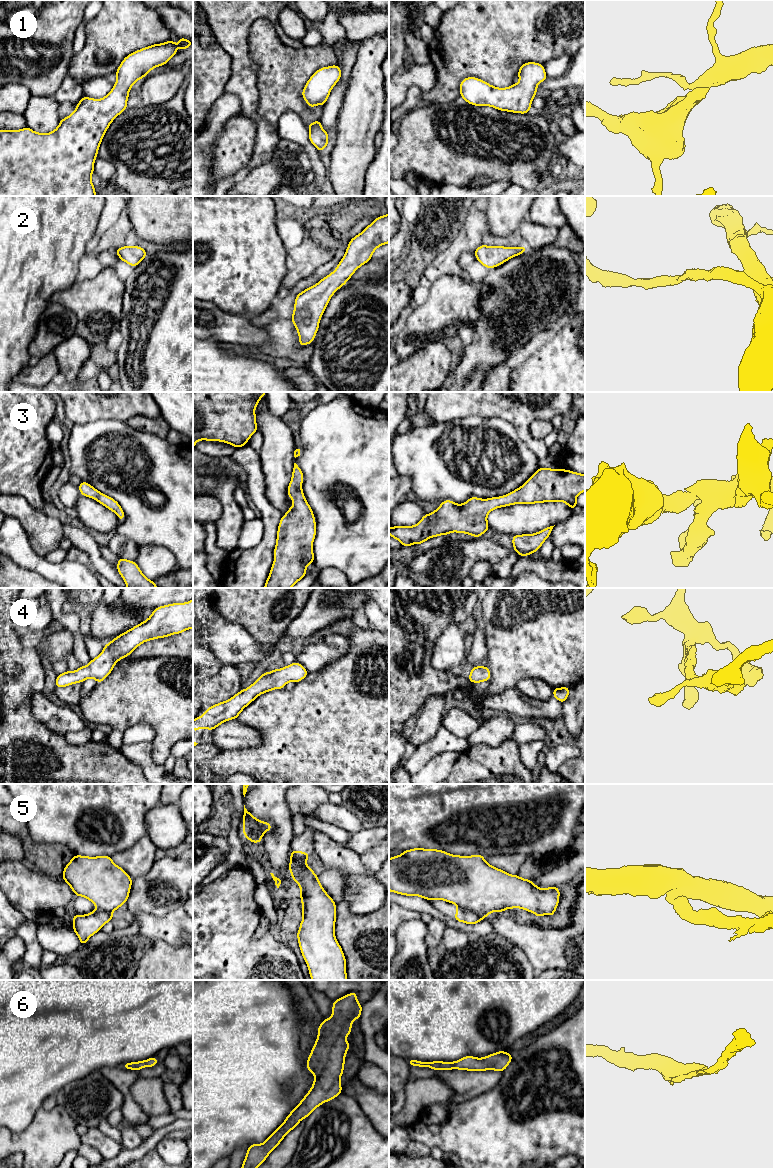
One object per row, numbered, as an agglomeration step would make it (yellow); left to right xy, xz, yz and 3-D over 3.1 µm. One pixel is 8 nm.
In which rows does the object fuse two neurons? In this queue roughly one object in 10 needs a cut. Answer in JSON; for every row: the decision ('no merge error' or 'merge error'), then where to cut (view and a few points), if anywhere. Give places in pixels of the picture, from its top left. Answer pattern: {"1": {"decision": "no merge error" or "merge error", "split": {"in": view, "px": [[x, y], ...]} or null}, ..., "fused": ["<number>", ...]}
{"1": {"decision": "no merge error", "split": null}, "2": {"decision": "no merge error", "split": null}, "3": {"decision": "no merge error", "split": null}, "4": {"decision": "no merge error", "split": null}, "5": {"decision": "merge error", "split": {"in": "yz", "px": [[458, 906], [485, 916]]}}, "6": {"decision": "no merge error", "split": null}, "fused": ["5"]}

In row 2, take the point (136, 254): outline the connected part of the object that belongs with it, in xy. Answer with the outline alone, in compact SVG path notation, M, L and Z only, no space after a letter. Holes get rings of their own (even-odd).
M126 245L114 251L119 256L120 261L128 263L133 268L136 267L141 260L148 255L147 252L140 246L131 247Z

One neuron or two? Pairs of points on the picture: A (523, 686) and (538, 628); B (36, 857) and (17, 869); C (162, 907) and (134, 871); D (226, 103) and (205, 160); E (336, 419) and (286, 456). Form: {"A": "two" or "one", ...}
{"A": "two", "B": "two", "C": "two", "D": "one", "E": "two"}

